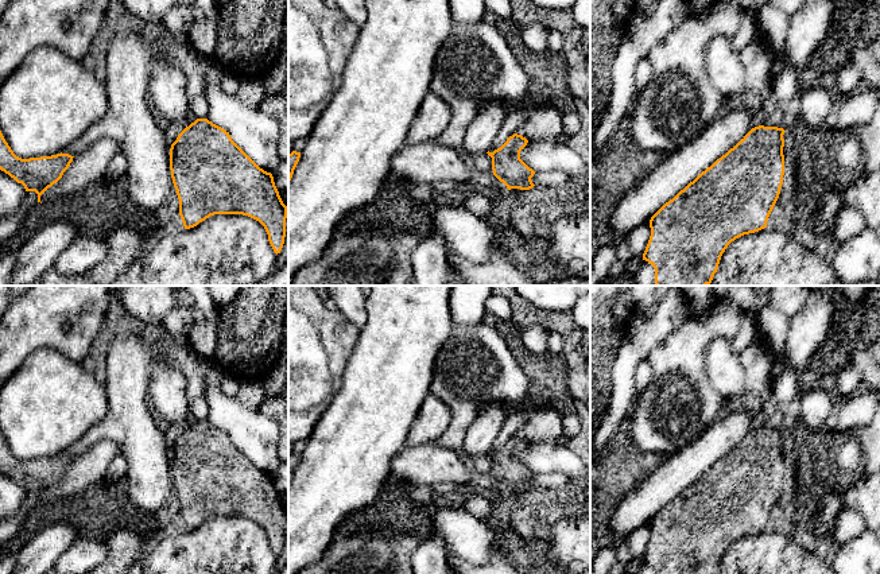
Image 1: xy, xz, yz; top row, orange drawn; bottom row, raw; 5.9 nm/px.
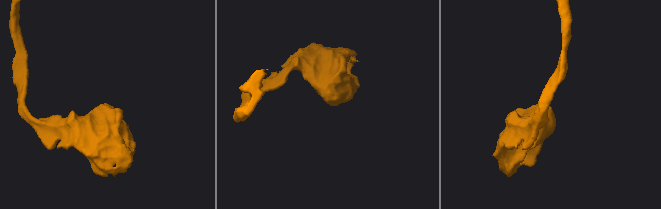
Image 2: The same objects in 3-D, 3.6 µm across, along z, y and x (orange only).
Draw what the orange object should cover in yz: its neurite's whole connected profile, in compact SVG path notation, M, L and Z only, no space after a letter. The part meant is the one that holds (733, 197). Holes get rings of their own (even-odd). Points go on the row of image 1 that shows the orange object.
M759 125L752 128L733 148L702 171L651 217L651 236L643 253L643 260L655 268L656 286L710 284L728 245L744 234L767 228L768 217L783 185L784 132L783 128L778 127Z

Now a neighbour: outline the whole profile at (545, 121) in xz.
M536 105L515 133L528 141L558 139L562 135L562 113L553 106Z

